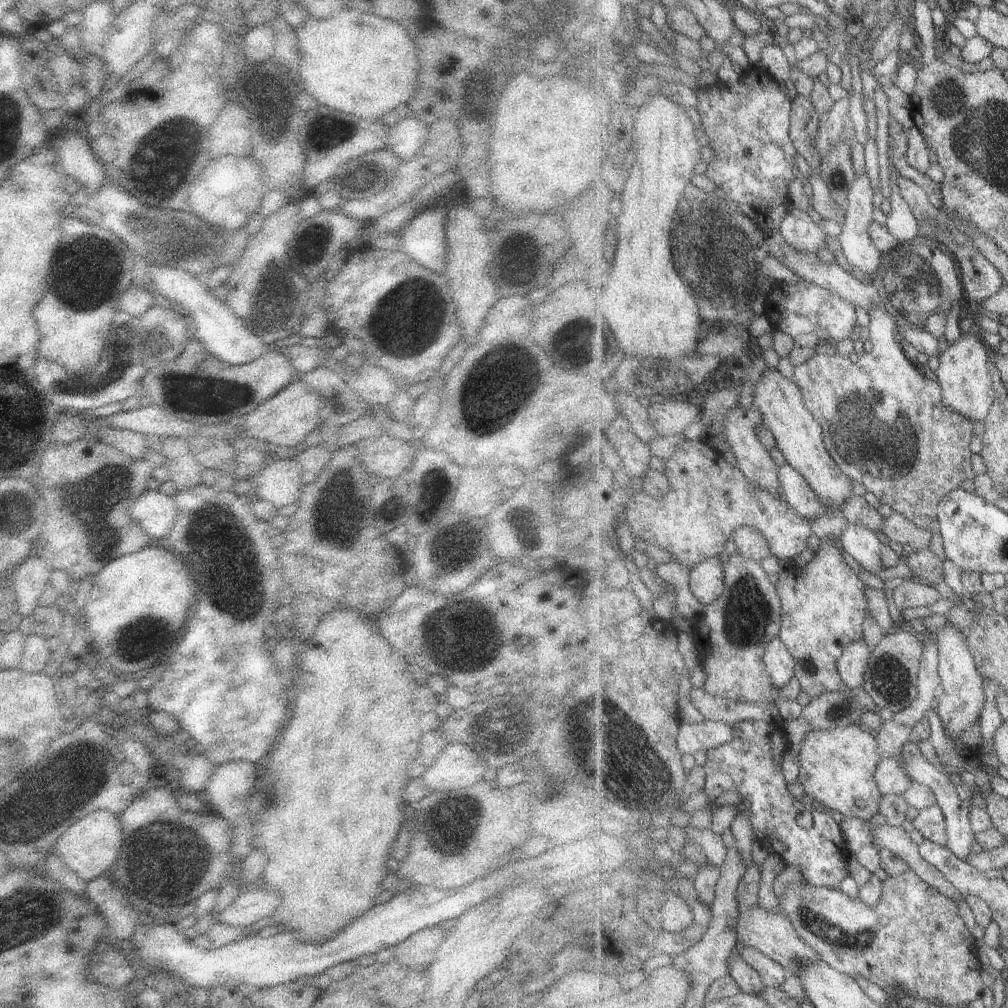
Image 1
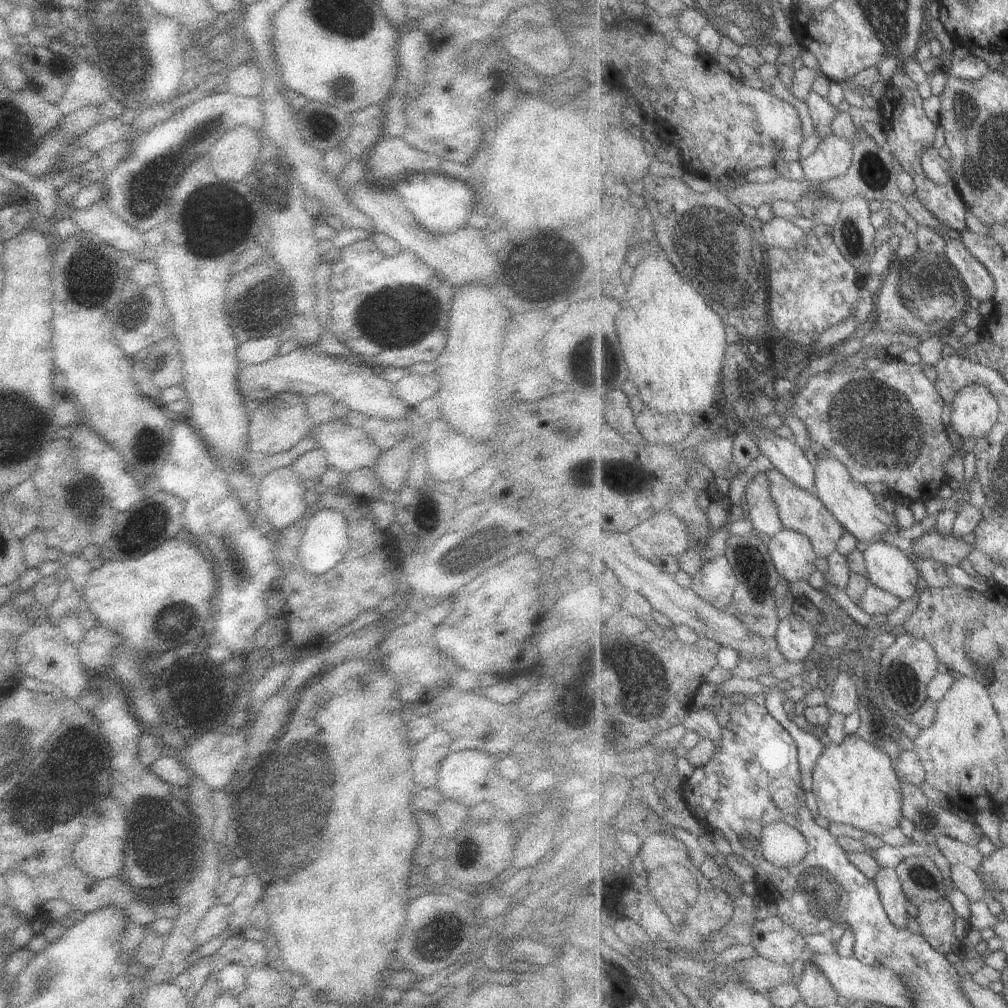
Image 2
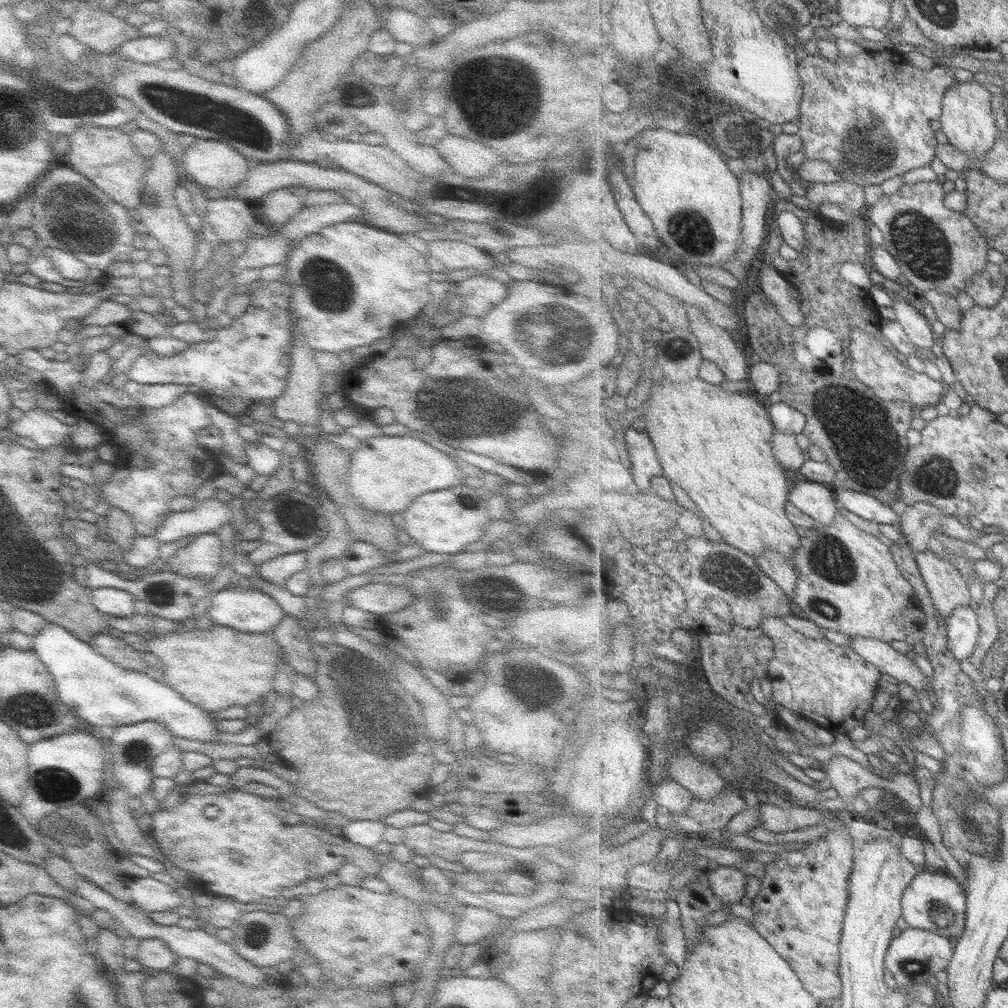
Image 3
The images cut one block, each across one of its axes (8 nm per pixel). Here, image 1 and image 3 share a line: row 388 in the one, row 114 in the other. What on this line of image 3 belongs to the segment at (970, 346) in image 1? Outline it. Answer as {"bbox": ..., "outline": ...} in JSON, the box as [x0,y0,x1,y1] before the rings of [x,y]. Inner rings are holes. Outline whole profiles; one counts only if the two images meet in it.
{"bbox":[939,81,1001,172],"outline":[[[977,81],[956,84],[946,92],[942,118],[939,120],[941,130],[949,142],[968,156],[970,160],[969,169],[979,172],[983,171],[980,167],[982,162],[1001,136],[999,128],[995,124],[991,98],[993,98],[993,94],[987,90],[985,84],[980,84]]]}

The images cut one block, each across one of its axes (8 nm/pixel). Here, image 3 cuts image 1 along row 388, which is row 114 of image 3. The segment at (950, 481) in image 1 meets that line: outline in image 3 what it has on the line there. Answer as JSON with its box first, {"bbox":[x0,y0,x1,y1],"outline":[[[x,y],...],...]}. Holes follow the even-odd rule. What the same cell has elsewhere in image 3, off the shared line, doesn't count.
{"bbox":[797,49,975,189],"outline":[[[872,49],[864,50],[850,57],[841,55],[840,57],[838,56],[833,63],[828,61],[825,57],[805,54],[805,57],[801,60],[800,76],[804,84],[804,95],[802,96],[802,106],[798,124],[799,131],[797,133],[802,139],[801,151],[802,154],[804,154],[805,160],[829,160],[832,167],[836,168],[836,171],[839,173],[841,181],[858,184],[864,189],[873,184],[883,184],[885,180],[895,178],[895,176],[902,177],[911,170],[923,168],[931,164],[938,154],[938,146],[940,145],[937,143],[937,138],[935,138],[935,131],[933,131],[931,122],[933,122],[933,120],[939,121],[942,118],[946,92],[956,84],[975,80],[975,73],[970,70],[965,70],[964,68],[944,67],[943,65],[934,65],[930,69],[916,68],[905,59],[905,55],[898,54],[891,49],[886,49],[884,51],[872,51]]]}

